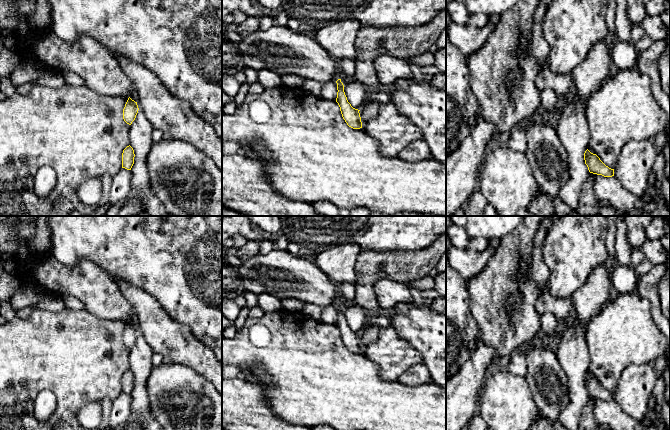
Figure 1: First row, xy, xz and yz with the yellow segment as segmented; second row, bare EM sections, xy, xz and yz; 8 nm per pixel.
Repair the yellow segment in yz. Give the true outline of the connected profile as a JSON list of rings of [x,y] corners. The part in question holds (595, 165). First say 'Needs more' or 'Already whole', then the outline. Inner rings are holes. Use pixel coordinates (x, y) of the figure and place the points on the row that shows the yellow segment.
Already whole. [[[588,149],[584,153],[584,160],[590,173],[604,177],[614,176],[614,169],[606,166],[596,154],[591,153]]]

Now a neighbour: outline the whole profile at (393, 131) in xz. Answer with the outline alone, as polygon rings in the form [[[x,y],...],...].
[[[391,101],[380,104],[378,115],[362,124],[362,129],[378,142],[386,157],[397,157],[408,144],[423,138],[420,128],[400,113]]]

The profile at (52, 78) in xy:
[[[47,70],[39,78],[32,81],[34,85],[43,85],[52,88],[60,88],[66,81],[63,77],[63,73],[57,70]]]

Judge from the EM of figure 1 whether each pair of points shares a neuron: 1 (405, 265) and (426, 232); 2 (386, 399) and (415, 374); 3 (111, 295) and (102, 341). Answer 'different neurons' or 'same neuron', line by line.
1: different neurons
2: different neurons
3: different neurons

